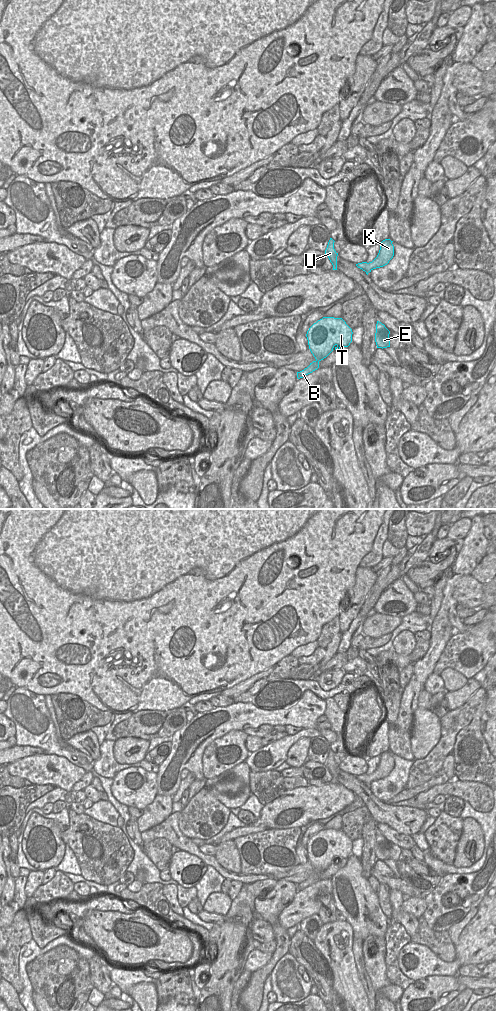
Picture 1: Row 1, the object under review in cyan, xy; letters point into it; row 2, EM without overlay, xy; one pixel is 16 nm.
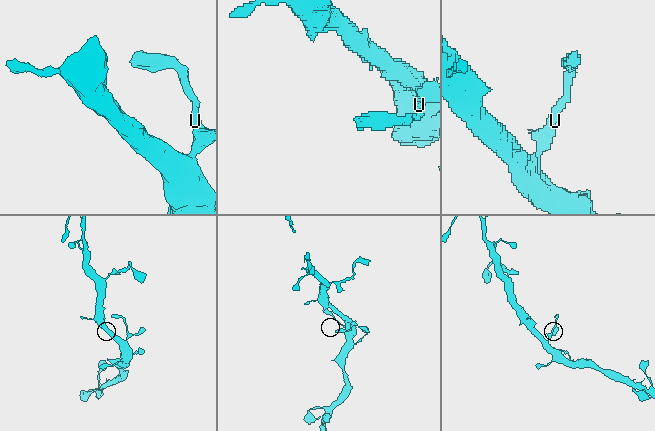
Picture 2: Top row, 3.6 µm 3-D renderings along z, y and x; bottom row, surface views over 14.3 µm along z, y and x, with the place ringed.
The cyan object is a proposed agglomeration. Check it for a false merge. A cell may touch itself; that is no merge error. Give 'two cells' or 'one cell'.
one cell

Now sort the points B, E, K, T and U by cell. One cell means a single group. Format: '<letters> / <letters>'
B E K T U

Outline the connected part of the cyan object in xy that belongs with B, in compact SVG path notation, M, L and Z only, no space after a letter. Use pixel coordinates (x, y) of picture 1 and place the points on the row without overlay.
M323 829L307 843L306 849L315 873L304 882L297 884L297 890L303 890L319 880L319 874L334 861L348 859L352 854L352 841L342 830Z

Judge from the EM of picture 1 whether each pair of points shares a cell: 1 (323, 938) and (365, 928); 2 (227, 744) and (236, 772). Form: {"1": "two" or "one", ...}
{"1": "two", "2": "two"}

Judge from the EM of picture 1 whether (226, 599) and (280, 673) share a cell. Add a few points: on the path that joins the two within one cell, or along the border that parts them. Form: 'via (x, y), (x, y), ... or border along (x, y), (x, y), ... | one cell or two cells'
border along (290, 654), (283, 657), (274, 667) | two cells

